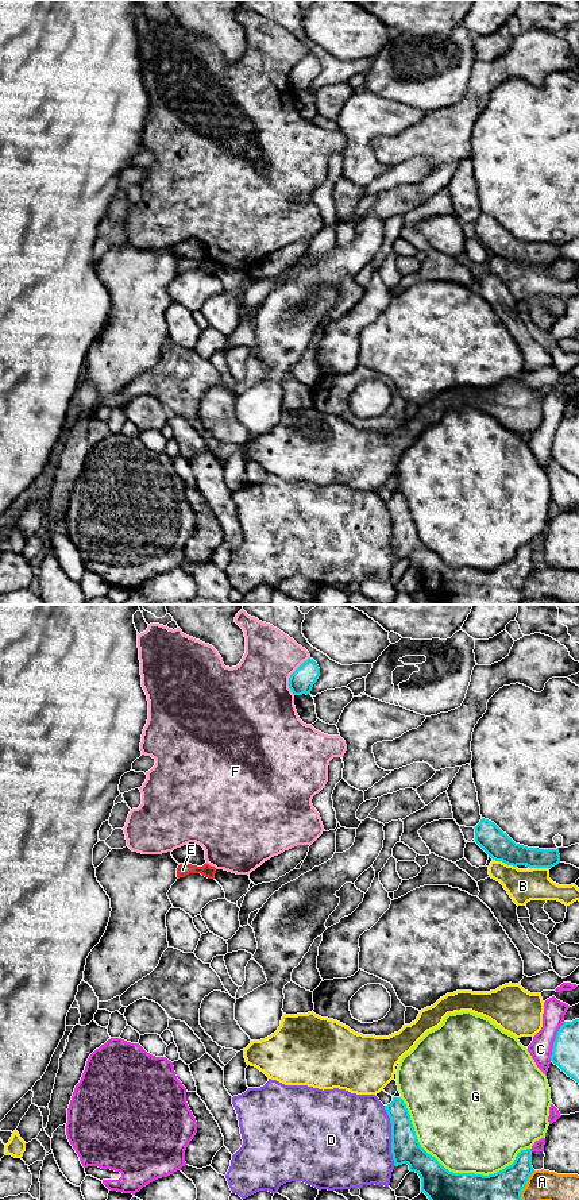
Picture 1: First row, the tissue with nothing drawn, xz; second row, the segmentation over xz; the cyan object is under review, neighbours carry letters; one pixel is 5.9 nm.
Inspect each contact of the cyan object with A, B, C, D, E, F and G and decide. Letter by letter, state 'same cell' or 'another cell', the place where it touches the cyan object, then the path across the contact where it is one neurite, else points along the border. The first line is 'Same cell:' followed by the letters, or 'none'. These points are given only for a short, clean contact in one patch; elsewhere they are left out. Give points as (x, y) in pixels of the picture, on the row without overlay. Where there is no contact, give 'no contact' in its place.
Same cell: none
A: another cell; meets cyan in xz at (524, 582)
B: another cell; meets cyan in xz at (505, 258)
C: another cell; meets cyan in xz at (555, 436)
D: another cell; meets cyan in xz at (392, 531)
E: another cell; meets cyan in xz at (203, 261); border along xz (207, 258), (203, 262)
F: another cell; meets cyan in xz at (290, 70)
G: another cell; meets cyan in xz at (452, 567)

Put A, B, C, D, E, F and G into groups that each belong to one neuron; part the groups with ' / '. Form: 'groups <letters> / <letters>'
groups A / B / C / D / E / F / G

